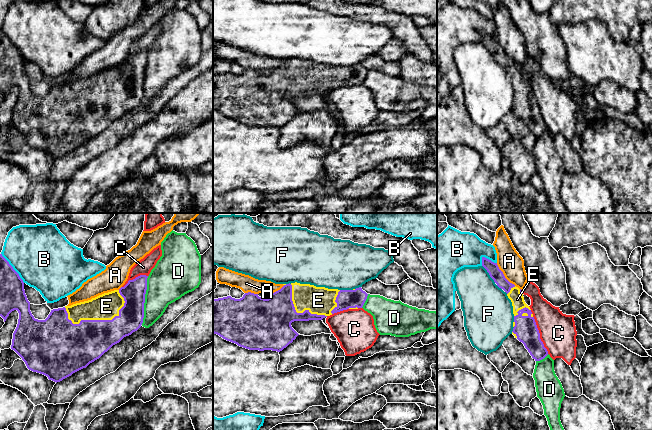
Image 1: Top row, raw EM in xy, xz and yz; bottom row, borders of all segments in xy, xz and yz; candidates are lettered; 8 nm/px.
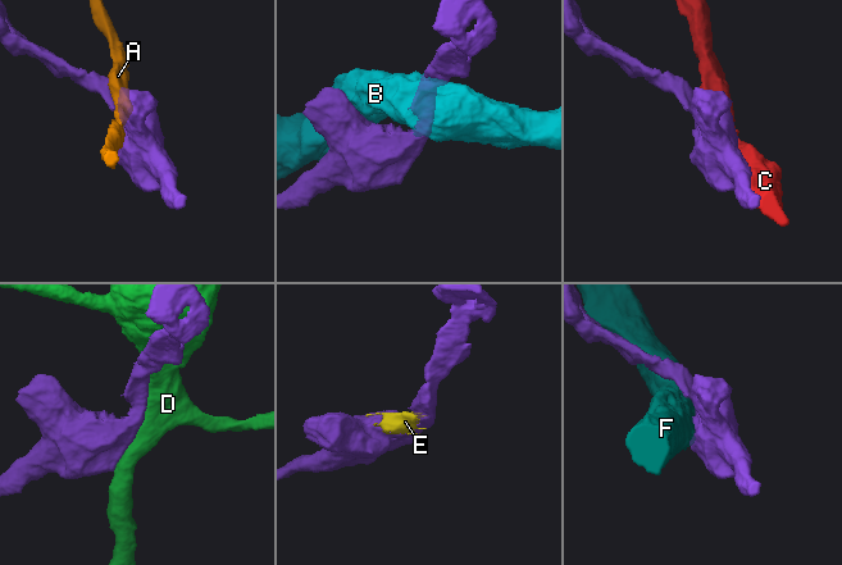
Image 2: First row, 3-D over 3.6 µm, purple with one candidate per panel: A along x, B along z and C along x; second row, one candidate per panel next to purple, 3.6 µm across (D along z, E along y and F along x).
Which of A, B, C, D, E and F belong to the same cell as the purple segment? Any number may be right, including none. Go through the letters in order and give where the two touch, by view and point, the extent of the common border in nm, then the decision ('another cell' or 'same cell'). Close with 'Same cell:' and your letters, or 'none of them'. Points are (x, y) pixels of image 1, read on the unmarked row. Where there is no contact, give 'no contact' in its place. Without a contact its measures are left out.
A: contact yz (503, 51); length 240 nm; another cell
B: contact xy (12, 44); length 300 nm; another cell
C: contact yz (539, 111); length 320 nm; another cell
D: contact xy (144, 76); length 400 nm; another cell
E: contact xy (94, 96); length 500 nm; same cell
F: contact yz (489, 50); length 180 nm; another cell
Same cell: E

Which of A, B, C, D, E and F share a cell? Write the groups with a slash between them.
A / B / C / D / E / F

